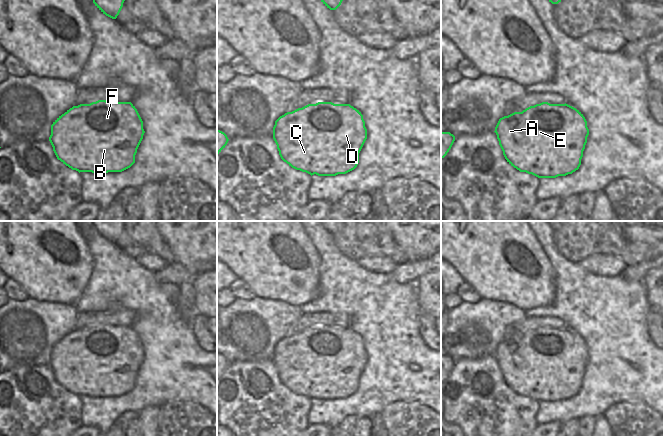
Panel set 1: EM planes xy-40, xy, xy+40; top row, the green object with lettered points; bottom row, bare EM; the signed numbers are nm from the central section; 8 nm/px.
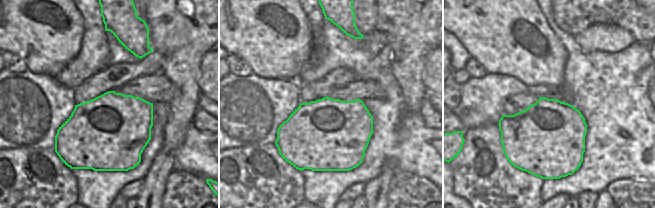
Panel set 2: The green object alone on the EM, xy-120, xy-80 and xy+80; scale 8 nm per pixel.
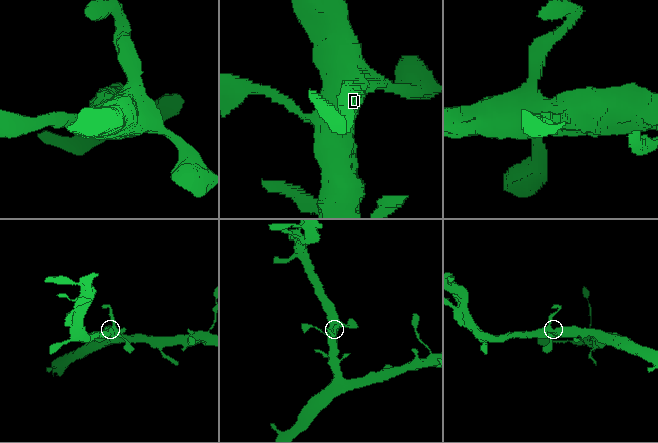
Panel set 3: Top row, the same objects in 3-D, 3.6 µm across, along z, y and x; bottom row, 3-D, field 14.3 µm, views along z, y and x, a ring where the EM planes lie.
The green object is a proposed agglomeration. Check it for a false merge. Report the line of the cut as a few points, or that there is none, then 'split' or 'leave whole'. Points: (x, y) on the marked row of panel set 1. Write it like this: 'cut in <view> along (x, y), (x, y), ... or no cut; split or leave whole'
no cut; leave whole

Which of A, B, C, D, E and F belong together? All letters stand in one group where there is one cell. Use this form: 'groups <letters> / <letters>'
groups A B C D E F

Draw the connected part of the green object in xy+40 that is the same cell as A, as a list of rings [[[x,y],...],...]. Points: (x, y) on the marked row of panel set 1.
[[[542,102],[499,119],[495,131],[507,162],[538,178],[556,178],[579,169],[589,129],[583,114],[568,104]]]

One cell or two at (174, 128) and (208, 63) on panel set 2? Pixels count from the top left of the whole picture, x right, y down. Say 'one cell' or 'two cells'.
two cells

